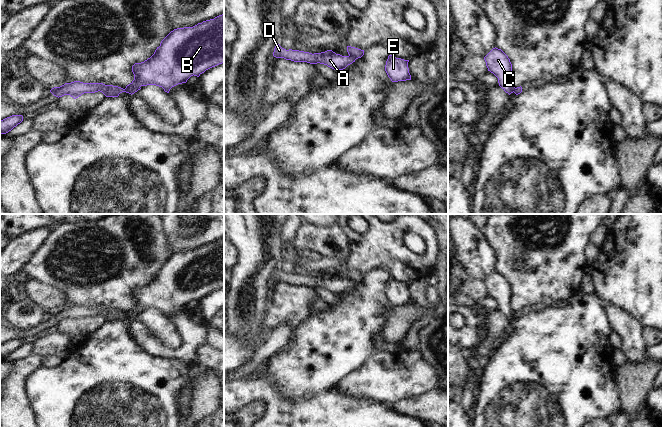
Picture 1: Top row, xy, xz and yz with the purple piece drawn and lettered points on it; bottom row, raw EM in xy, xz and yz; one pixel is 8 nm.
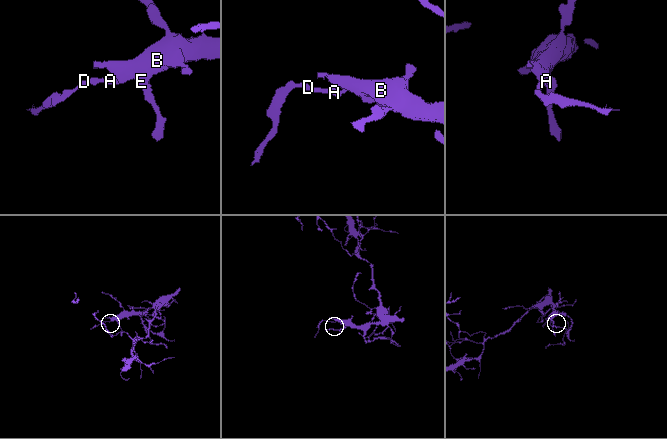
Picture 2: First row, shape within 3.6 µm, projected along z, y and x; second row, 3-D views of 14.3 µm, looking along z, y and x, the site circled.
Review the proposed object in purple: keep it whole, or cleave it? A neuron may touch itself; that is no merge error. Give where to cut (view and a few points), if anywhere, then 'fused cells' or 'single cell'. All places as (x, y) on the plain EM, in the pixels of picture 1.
cut xz (349, 279), (355, 283); fused cells

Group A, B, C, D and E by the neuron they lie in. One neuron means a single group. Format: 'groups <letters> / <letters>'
groups A D / B C E

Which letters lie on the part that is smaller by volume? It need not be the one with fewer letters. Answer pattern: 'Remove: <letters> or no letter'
Remove: A, D

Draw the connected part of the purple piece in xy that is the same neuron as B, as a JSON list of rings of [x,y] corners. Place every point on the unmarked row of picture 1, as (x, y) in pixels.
[[[224,237],[193,251],[171,255],[150,282],[132,290],[134,304],[125,313],[132,319],[140,314],[141,310],[156,309],[169,317],[172,311],[186,307],[191,300],[199,301],[206,294],[222,287],[224,287]]]

